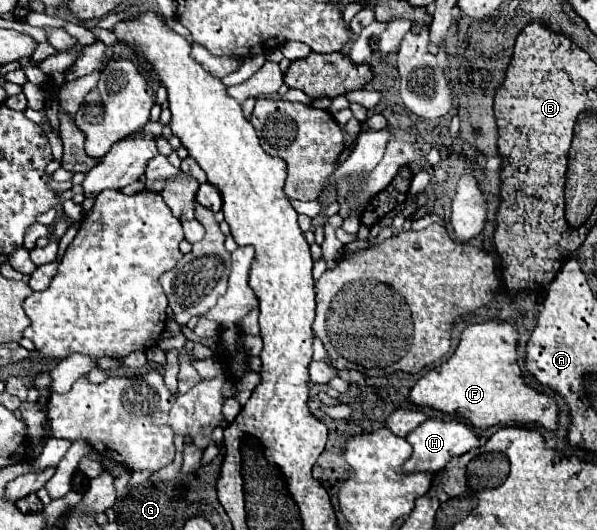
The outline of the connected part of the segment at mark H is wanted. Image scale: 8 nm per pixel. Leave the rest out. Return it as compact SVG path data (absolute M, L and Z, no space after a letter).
M431 417L425 423L421 423L417 429L413 429L413 433L407 435L407 441L413 445L413 457L405 463L405 471L413 473L413 471L441 471L447 461L451 461L453 457L459 457L475 447L479 447L479 437L475 435L475 431L471 429L471 425L459 421L459 419L437 419Z

